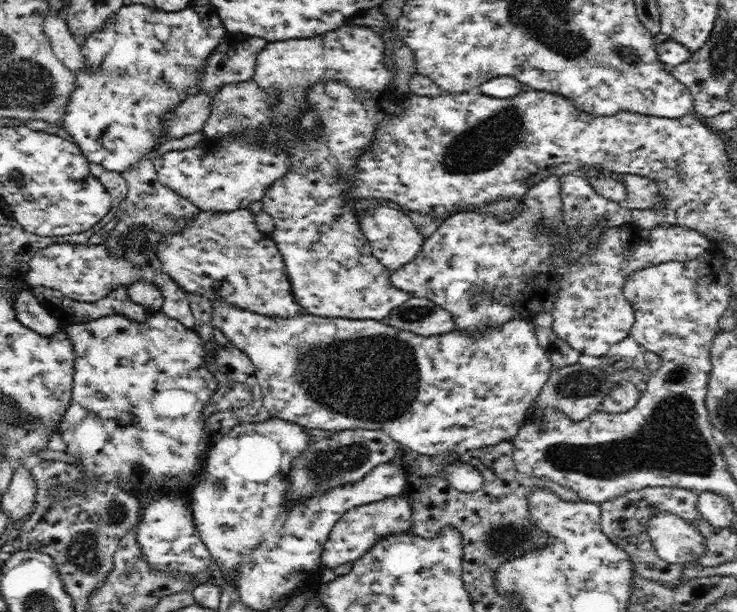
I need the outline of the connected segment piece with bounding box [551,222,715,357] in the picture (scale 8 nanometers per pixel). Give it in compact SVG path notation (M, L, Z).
M634 222L609 227L601 235L599 244L593 245L586 256L580 256L580 260L562 274L551 310L552 329L580 354L604 356L612 344L630 335L635 312L622 292L628 275L660 264L681 266L715 249L713 241L685 226L660 224L654 227L644 229Z

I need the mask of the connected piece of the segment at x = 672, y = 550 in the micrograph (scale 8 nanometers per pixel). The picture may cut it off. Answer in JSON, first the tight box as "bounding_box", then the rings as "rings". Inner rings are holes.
{"bounding_box":[647,512,706,563],"rings":[[[658,512],[648,522],[647,533],[656,554],[667,563],[691,563],[706,550],[704,537],[679,516]]]}

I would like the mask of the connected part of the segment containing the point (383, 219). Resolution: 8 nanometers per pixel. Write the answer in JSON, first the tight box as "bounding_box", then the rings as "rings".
{"bounding_box":[360,204,426,272],"rings":[[[390,204],[378,205],[373,209],[363,212],[360,215],[360,226],[362,233],[372,246],[374,256],[386,268],[390,269],[390,272],[398,270],[404,264],[408,264],[411,260],[414,260],[426,240],[420,235],[416,225],[408,214]]]}

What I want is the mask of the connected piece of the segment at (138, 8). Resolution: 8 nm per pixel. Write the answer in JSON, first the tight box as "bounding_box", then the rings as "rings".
{"bounding_box":[61,3,227,174],"rings":[[[132,3],[131,5],[123,5],[113,17],[103,22],[103,26],[99,31],[91,32],[85,38],[85,41],[80,44],[81,53],[85,60],[85,69],[75,71],[75,87],[71,92],[72,96],[70,96],[68,104],[66,104],[66,114],[64,114],[64,122],[62,122],[61,127],[72,136],[74,143],[83,152],[88,163],[102,166],[102,168],[109,172],[120,172],[122,174],[142,163],[146,158],[152,158],[153,152],[157,147],[165,142],[163,141],[165,115],[172,113],[176,109],[176,106],[184,102],[189,95],[194,95],[196,86],[198,86],[198,82],[202,80],[202,74],[204,74],[204,62],[208,60],[212,50],[224,40],[227,32],[216,8],[212,4],[196,4],[195,6],[188,6],[188,8],[184,8],[180,12],[164,12],[154,7],[144,6],[143,4]]]}

